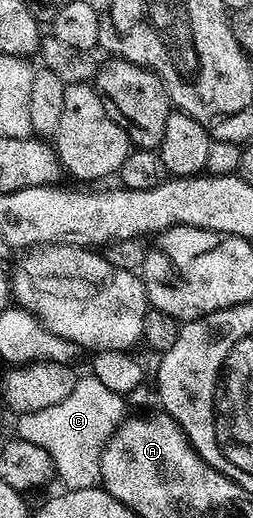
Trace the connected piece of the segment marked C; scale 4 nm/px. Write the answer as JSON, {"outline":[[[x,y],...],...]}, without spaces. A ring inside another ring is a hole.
{"outline":[[[98,375],[80,376],[65,399],[41,411],[18,416],[18,438],[34,443],[51,456],[54,476],[64,490],[94,489],[100,484],[101,455],[115,428],[125,420],[123,413],[124,394],[114,393],[101,383]]]}

